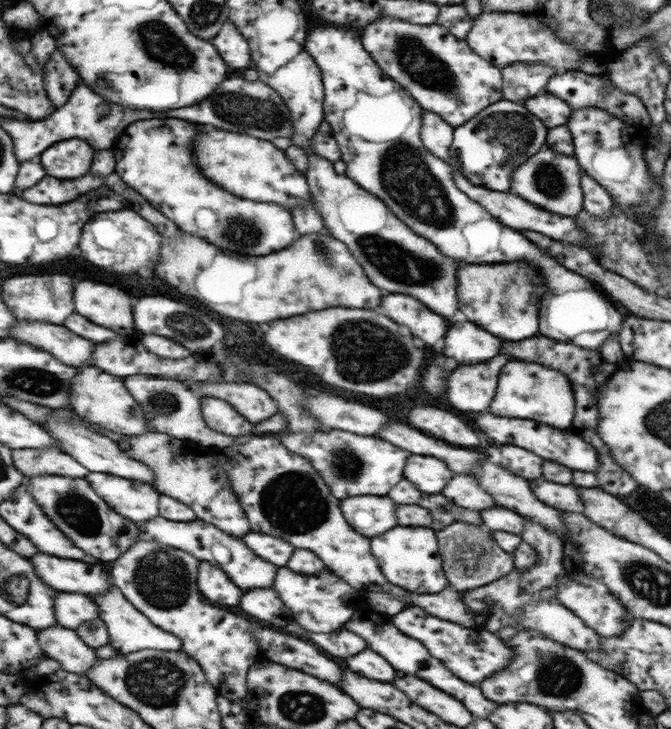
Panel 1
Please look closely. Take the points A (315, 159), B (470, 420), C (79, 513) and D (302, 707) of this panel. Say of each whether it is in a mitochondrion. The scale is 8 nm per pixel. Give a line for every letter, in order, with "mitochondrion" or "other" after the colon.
A: other
B: other
C: mitochondrion
D: mitochondrion

